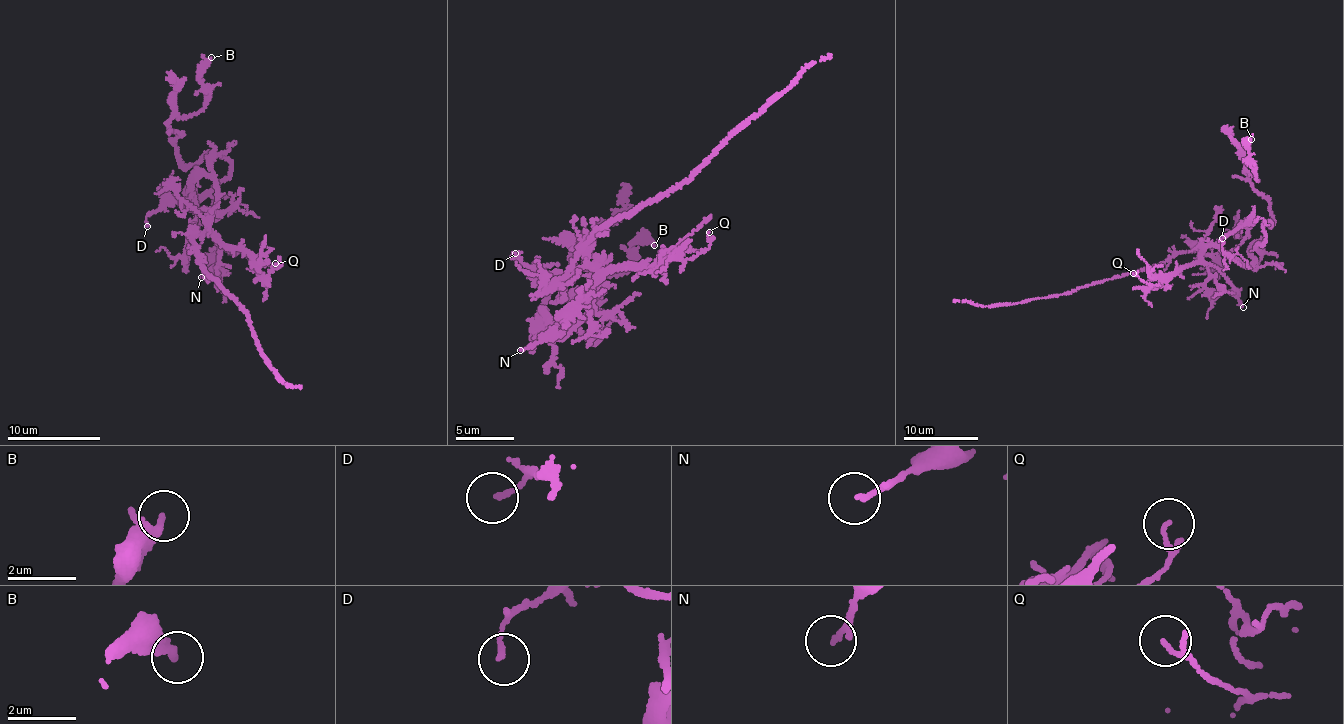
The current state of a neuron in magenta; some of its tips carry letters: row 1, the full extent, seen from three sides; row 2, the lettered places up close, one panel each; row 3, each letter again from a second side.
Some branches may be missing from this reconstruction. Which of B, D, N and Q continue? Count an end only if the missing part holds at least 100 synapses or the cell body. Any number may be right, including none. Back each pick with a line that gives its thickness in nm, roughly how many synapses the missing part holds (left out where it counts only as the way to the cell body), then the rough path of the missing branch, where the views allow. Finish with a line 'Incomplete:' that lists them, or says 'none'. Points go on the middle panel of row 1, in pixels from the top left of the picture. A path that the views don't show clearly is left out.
Incomplete: none

